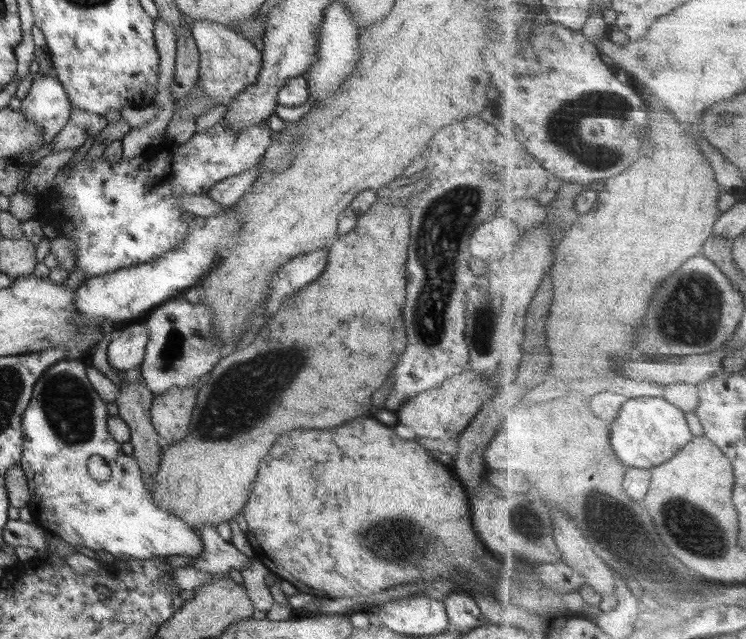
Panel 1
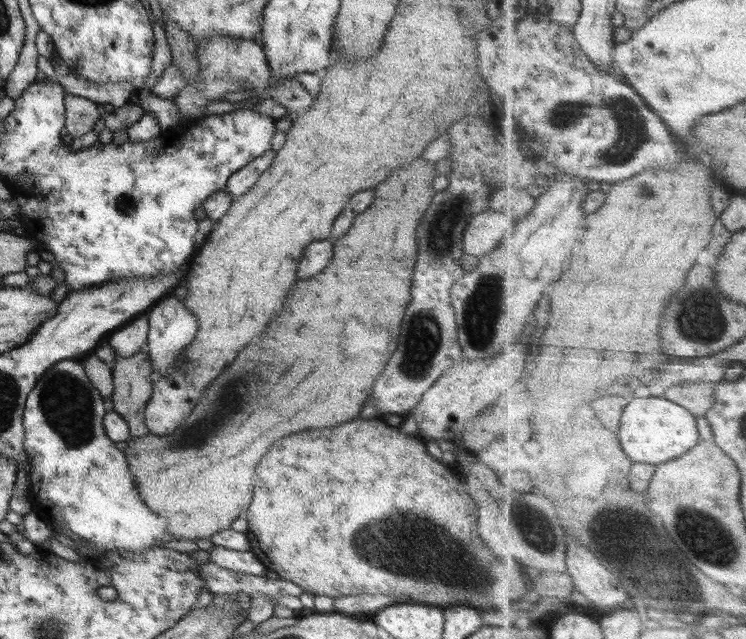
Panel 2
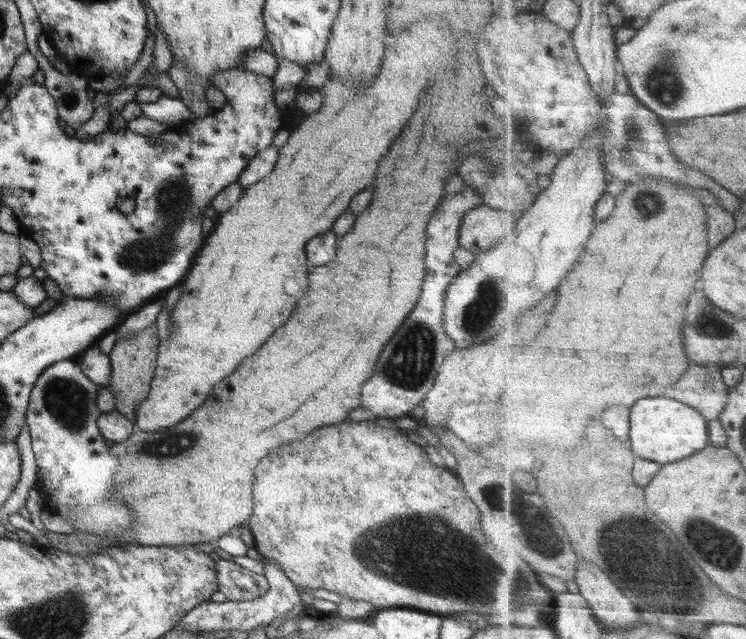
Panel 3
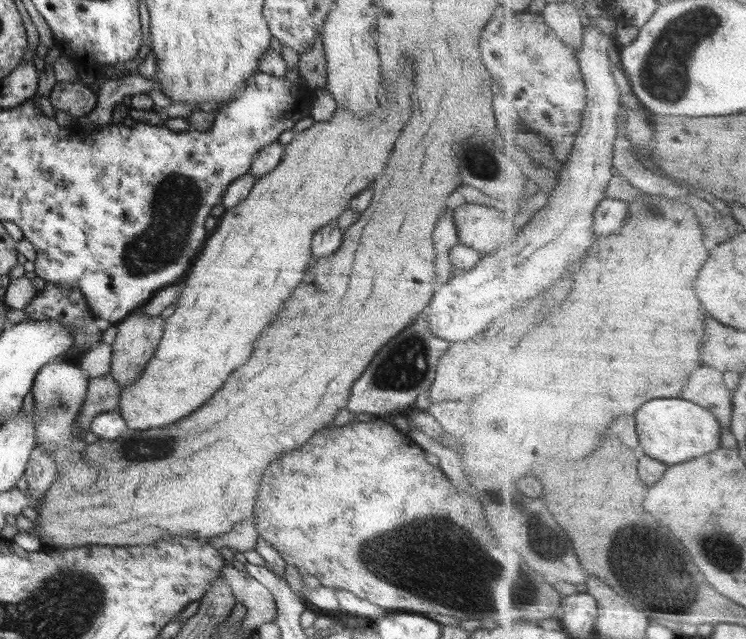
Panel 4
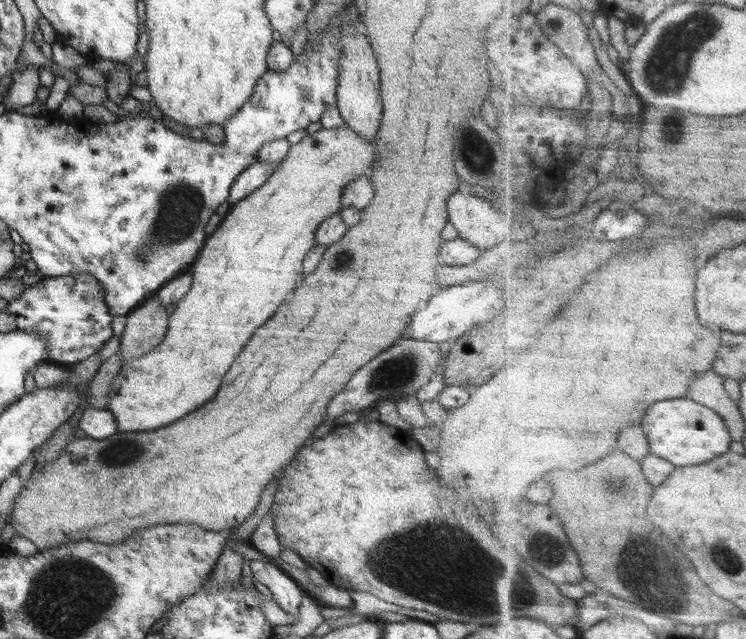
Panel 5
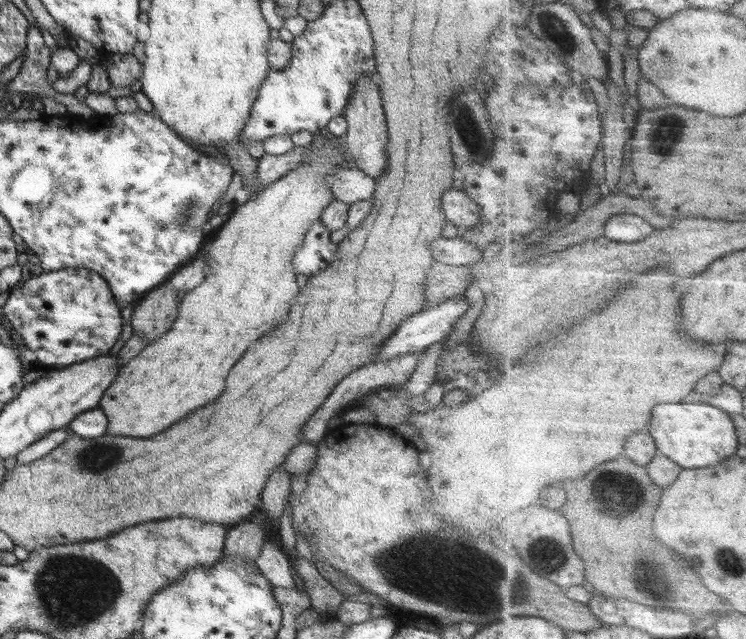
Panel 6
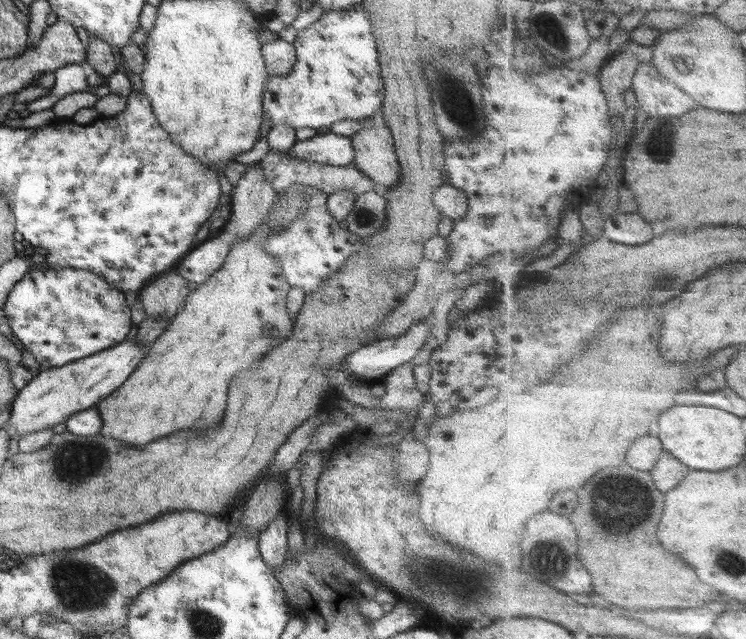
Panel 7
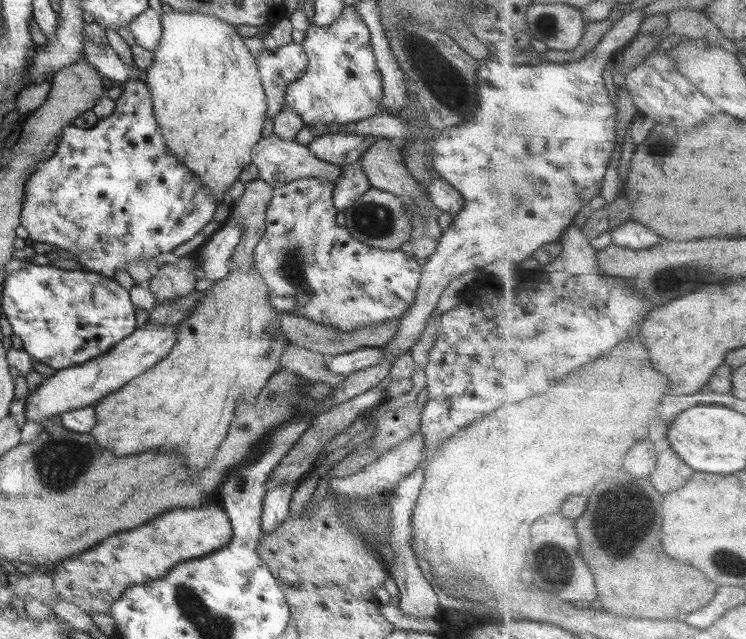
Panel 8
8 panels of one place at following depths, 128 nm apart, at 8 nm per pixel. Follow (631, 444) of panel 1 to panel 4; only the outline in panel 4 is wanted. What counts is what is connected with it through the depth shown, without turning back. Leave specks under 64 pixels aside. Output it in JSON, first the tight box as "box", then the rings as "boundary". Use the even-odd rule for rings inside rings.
{"box":[638,397,722,465],"boundary":[[[682,397],[652,400],[638,412],[641,446],[648,456],[669,465],[686,463],[718,450],[722,444],[722,426],[715,412]]]}

